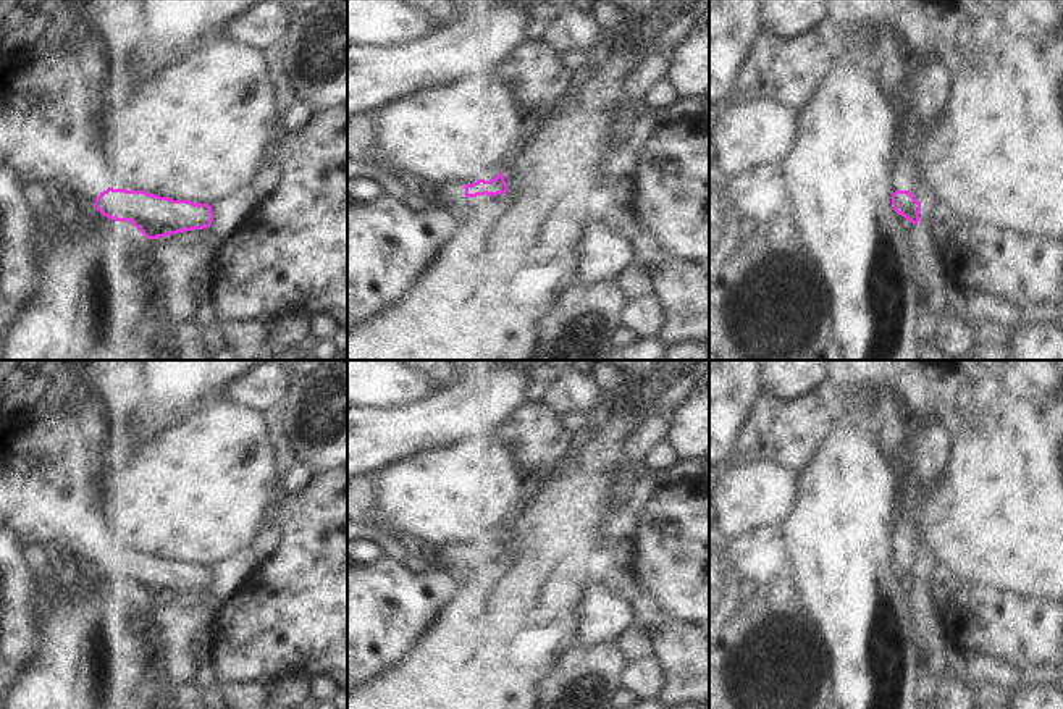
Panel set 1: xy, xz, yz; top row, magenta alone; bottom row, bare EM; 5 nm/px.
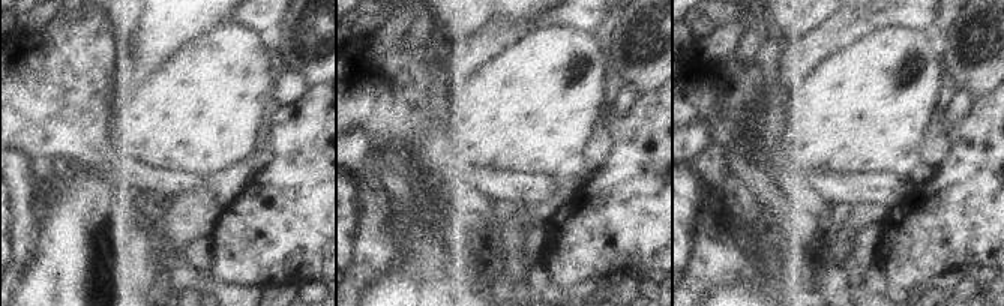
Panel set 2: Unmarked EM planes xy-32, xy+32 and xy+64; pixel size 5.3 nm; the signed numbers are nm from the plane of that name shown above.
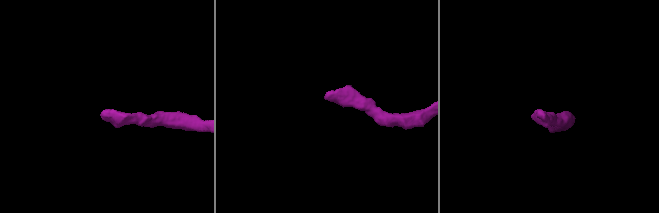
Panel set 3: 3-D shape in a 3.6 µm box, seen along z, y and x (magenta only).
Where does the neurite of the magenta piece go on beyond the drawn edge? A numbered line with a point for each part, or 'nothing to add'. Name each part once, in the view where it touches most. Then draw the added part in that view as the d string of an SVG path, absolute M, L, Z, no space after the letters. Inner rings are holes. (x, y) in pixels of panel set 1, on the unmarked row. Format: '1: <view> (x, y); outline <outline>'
1: xy (50, 467); outline M74 373L73 396L57 410L42 417L45 405L39 402L29 413L0 417L0 525L15 533L19 549L36 543L52 556L95 562L110 549L99 488L115 420L105 415L84 373Z

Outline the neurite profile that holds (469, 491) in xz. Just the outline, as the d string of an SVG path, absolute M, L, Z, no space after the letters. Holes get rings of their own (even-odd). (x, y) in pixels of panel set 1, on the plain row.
M499 434L491 438L462 438L454 444L415 454L376 472L373 496L376 509L386 523L402 535L407 544L423 549L452 544L464 549L478 541L491 543L502 535L525 502L528 480L528 473Z

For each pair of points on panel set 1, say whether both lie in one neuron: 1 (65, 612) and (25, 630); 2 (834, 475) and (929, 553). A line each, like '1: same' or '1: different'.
1: different
2: different

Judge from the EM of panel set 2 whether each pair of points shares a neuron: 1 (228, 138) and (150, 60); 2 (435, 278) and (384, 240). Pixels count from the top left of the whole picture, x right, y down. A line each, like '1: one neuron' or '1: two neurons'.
1: two neurons
2: two neurons

